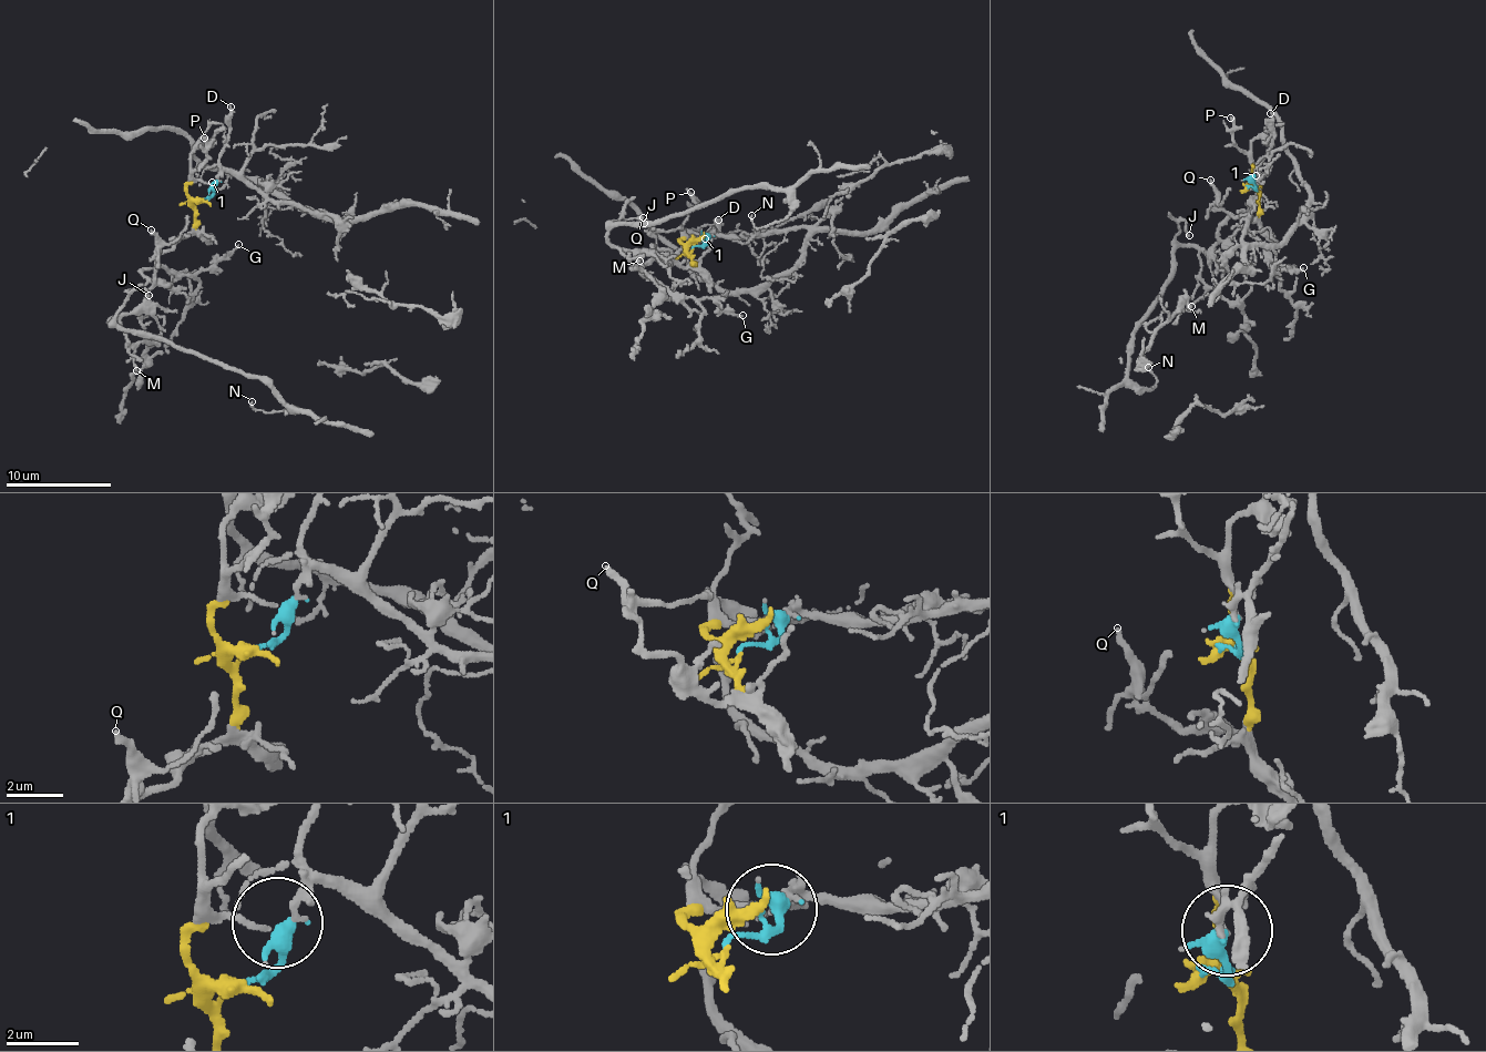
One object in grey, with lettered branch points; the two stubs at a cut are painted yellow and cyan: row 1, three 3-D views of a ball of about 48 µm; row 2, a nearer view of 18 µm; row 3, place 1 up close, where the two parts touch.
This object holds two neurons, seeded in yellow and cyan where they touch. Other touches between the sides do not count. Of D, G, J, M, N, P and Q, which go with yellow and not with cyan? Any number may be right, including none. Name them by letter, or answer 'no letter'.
G, J, M, N, P, Q

